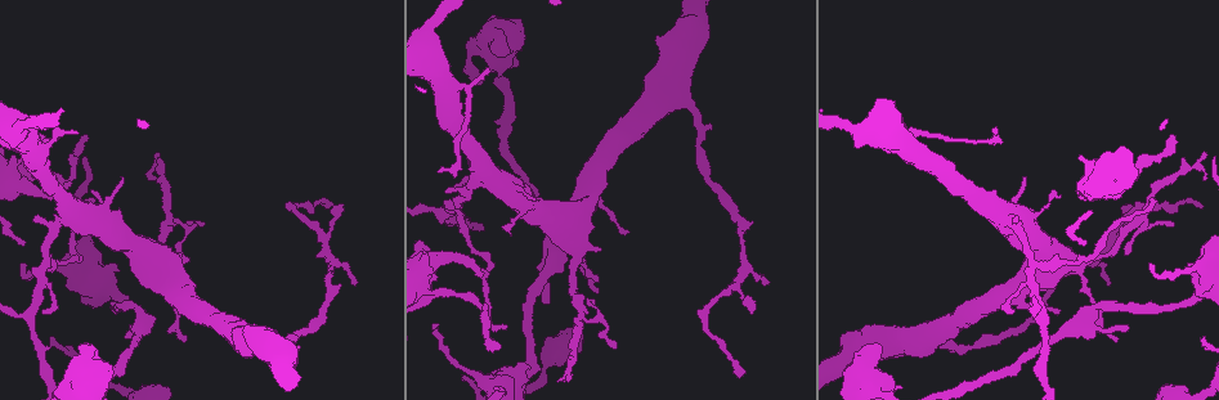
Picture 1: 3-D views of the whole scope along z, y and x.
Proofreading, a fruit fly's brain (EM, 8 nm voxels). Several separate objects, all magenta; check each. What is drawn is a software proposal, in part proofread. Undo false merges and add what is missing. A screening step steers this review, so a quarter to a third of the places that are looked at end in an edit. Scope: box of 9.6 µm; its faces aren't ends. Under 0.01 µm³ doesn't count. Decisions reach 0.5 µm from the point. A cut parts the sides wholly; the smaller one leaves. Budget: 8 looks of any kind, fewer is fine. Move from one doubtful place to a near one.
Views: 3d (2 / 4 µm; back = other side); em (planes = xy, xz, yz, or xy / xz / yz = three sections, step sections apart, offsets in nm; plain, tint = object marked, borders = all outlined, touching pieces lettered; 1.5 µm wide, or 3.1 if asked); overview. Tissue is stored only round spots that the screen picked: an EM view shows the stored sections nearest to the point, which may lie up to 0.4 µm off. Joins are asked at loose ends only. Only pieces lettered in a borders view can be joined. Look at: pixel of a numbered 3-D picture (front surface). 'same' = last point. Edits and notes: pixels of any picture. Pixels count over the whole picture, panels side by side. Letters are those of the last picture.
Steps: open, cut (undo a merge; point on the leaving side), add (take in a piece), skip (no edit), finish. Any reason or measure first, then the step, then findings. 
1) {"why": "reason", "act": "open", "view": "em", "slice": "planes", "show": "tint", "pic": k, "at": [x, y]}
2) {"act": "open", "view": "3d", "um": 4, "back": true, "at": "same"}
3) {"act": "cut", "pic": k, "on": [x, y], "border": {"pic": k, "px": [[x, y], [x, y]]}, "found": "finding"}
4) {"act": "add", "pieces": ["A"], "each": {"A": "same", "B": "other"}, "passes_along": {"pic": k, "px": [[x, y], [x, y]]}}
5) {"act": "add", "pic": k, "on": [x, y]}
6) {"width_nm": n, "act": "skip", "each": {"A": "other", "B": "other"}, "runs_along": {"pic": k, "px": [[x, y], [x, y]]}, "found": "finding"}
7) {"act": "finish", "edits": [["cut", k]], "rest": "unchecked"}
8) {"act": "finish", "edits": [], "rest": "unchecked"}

{"why": "two arms in line, one across", "act": "open", "view": "em", "slice": "xy", "step": 4, "show": "tint", "pic": 1, "at": [43, 144]}

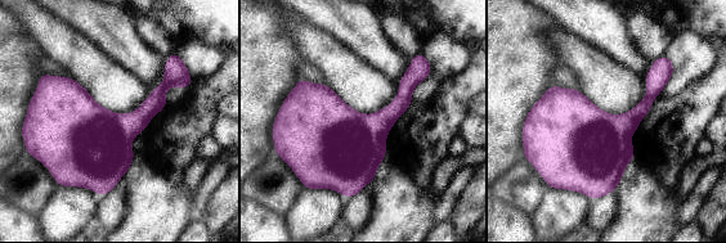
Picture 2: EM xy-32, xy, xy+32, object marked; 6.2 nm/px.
{"why": "see the neighbours", "act": "open", "view": "em", "slice": "xy", "step": 4, "show": "borders", "at": "same"}

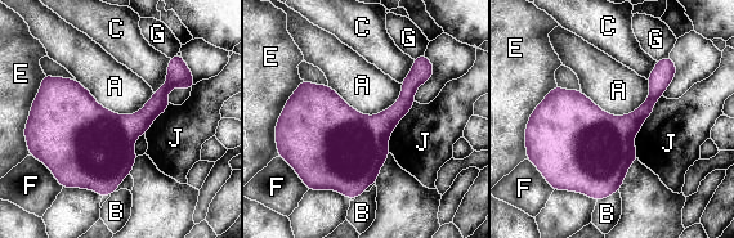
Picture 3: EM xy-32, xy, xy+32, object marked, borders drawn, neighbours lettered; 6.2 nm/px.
{"longest_contact_nm": ["A", 480], "act": "skip", "each": {"A": "other", "B": "other", "C": "other", "E": "other", "F": "other", "G": "other", "J": "other"}, "border": {"pic": 3, "px": [[327, 85], [367, 115], [402, 93]]}, "found": "all the same neuron"}

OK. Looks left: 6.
{"why": "stops while still wide", "act": "open", "view": "3d", "um": 2, "pic": 1, "at": [85, 349]}

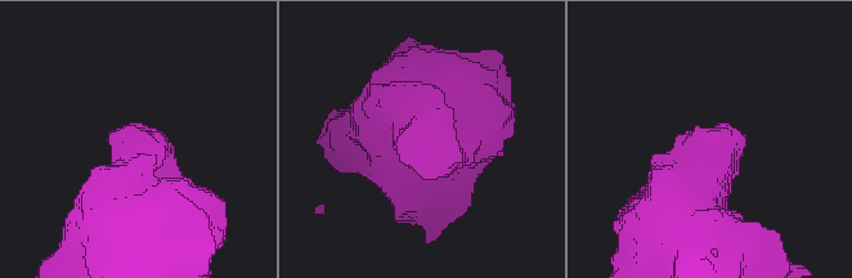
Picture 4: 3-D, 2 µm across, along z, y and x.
{"why": "need the tissue", "act": "open", "view": "em", "slice": "xy", "step": 8, "show": "borders", "pic": 4, "at": [744, 135]}

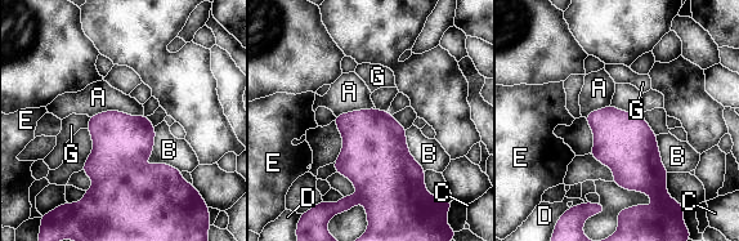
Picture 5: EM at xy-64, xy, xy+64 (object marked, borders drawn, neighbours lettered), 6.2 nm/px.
{"why": "cut it another way", "act": "open", "view": "em", "slice": "planes", "show": "borders", "at": "same"}

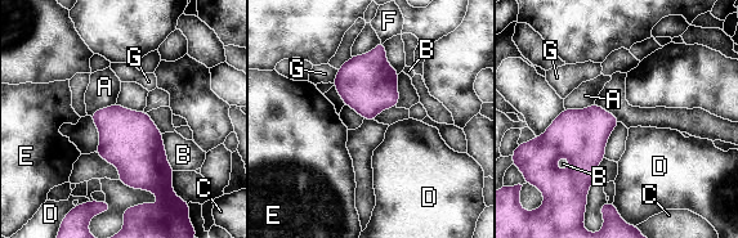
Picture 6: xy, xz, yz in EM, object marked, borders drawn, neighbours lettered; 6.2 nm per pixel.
{"width_nm": 220, "act": "skip", "each": {"A": "other", "B": "other", "C": "other", "D": "other", "E": "other", "F": "other", "G": "other"}, "border": {"pic": 6, "px": [[594, 103], [585, 108], [564, 108]]}, "found": "no lettered piece goes on from it"}

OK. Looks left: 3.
{"why": "four arms meet", "act": "open", "view": "3d", "um": 2, "pic": 1, "at": [43, 263]}

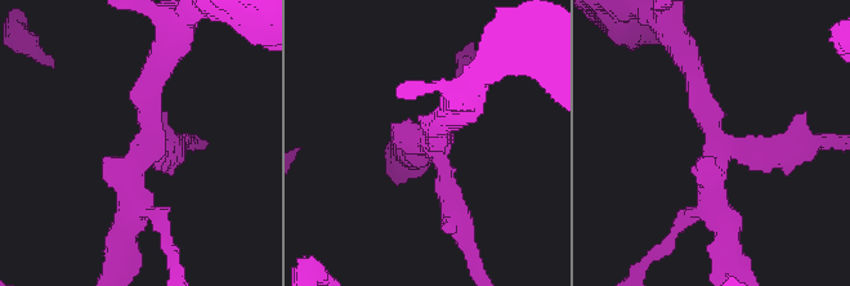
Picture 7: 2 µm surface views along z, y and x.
{"act": "open", "view": "em", "slice": "xy", "step": 4, "show": "tint", "pic": 7, "at": [150, 147]}

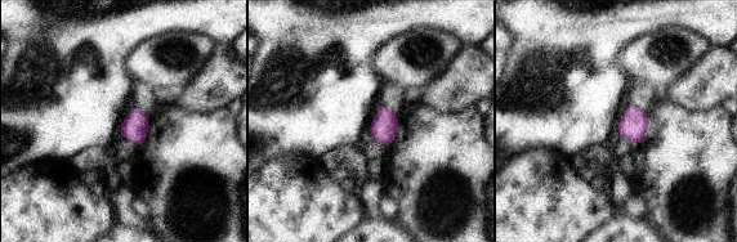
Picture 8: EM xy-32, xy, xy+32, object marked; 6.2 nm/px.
{"why": "cut it another way", "act": "open", "view": "em", "slice": "planes", "show": "borders", "at": "same"}

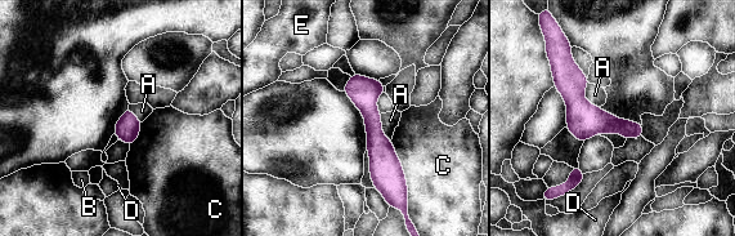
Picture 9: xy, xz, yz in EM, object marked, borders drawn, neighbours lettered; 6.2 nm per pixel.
{"longest_contact_nm": ["C", 280], "act": "skip", "each": {"A": "other", "B": "other", "C": "other", "D": "other", "E": "other"}, "found": "continuous, no second neuron"}

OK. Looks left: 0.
{"act": "finish", "edits": [], "rest": "unchecked"}

